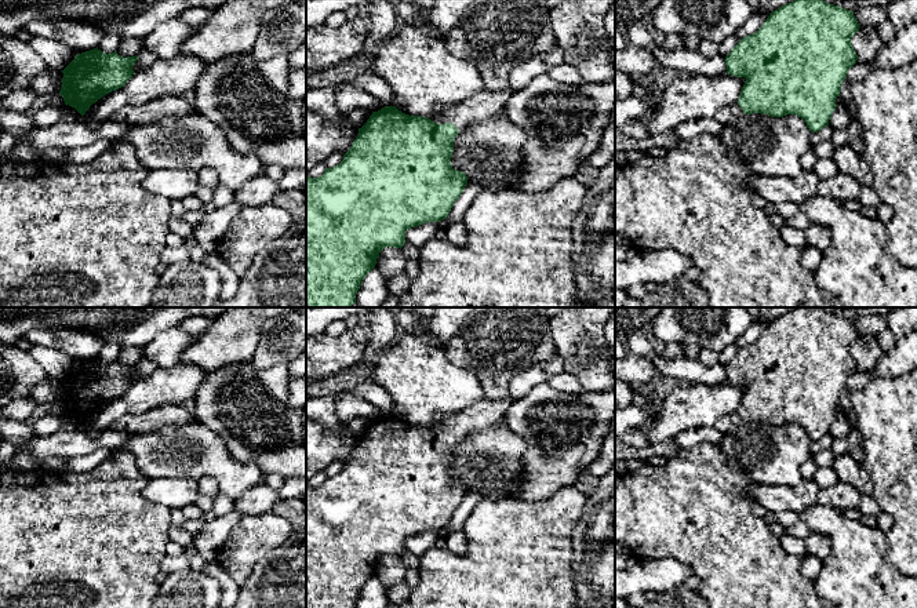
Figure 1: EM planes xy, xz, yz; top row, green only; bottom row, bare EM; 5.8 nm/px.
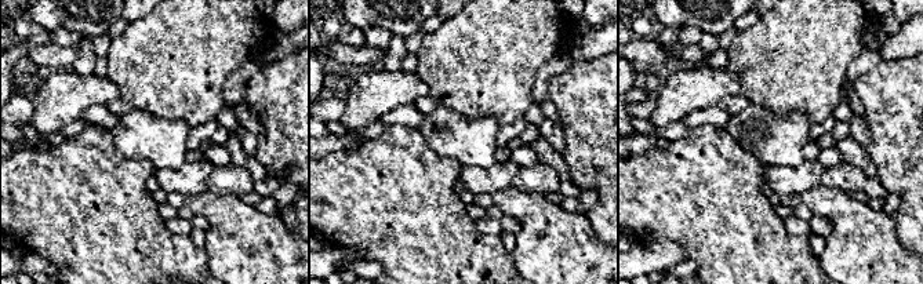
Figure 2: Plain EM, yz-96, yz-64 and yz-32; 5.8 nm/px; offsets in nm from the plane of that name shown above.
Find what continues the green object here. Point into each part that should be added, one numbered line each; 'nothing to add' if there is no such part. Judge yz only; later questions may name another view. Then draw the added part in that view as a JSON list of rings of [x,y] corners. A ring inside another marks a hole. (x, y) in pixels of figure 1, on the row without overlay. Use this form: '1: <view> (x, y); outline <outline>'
1: yz (727, 423); outline [[[738,411],[729,414],[729,415],[724,415],[721,416],[714,427],[721,432],[723,434],[727,433],[732,433],[735,430],[738,430],[742,425],[743,425],[743,419],[740,418],[740,415],[738,414]]]

